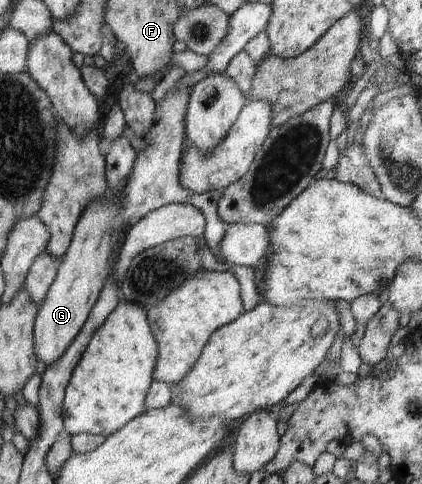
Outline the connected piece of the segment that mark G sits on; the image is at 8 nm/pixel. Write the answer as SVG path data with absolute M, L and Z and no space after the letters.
M188 80L178 82L173 90L165 93L163 100L155 104L155 116L144 137L146 147L136 151L134 165L119 194L115 196L108 187L105 194L97 200L92 200L78 218L72 241L60 259L56 277L38 307L34 322L34 349L38 359L46 366L58 360L76 337L111 275L117 248L123 245L122 239L136 222L144 219L151 211L168 204L188 204L199 209L208 223L208 230L203 235L205 243L217 257L219 243L228 226L219 218L217 212L217 203L222 192L212 190L211 193L195 194L179 184L179 166L183 142L186 141L185 113L189 102L189 89Z

